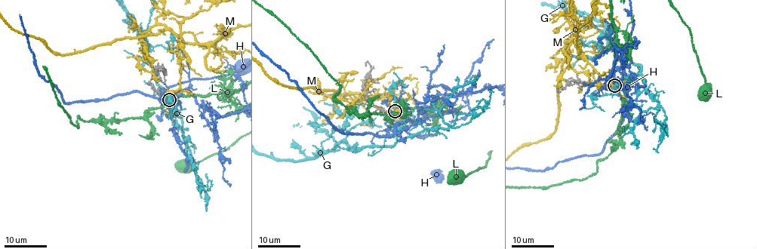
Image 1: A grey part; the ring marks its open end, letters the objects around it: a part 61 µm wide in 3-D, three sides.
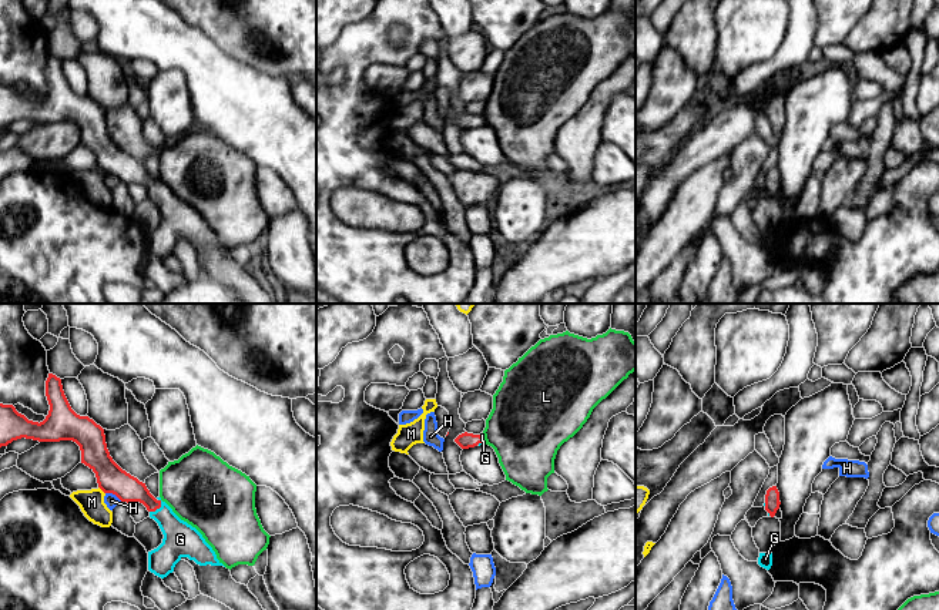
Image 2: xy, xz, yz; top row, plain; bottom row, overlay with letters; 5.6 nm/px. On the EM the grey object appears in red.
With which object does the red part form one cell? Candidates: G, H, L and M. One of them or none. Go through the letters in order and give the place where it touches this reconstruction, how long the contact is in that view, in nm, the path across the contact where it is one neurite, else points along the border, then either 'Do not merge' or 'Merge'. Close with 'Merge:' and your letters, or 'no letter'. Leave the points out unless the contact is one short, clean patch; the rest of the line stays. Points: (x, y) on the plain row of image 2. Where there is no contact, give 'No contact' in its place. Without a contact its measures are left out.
G: Touches red at xy (158, 188). Shared border 100 nm. Path across: xy (127, 168), (137, 171), (158, 188), (180, 220). Merge
H: Touches red at xy (114, 174). Shared border 110 nm. Boundary: xy (106, 173), (114, 174), (121, 181). Do not merge
L: Touches red at xz (485, 121). Shared border 40 nm. Boundary: xz (483, 119), (486, 124). Do not merge
M: Touches red at xy (101, 170). Shared border 60 nm. Boundary: xy (99, 167), (104, 174). Do not merge
Merge: G

